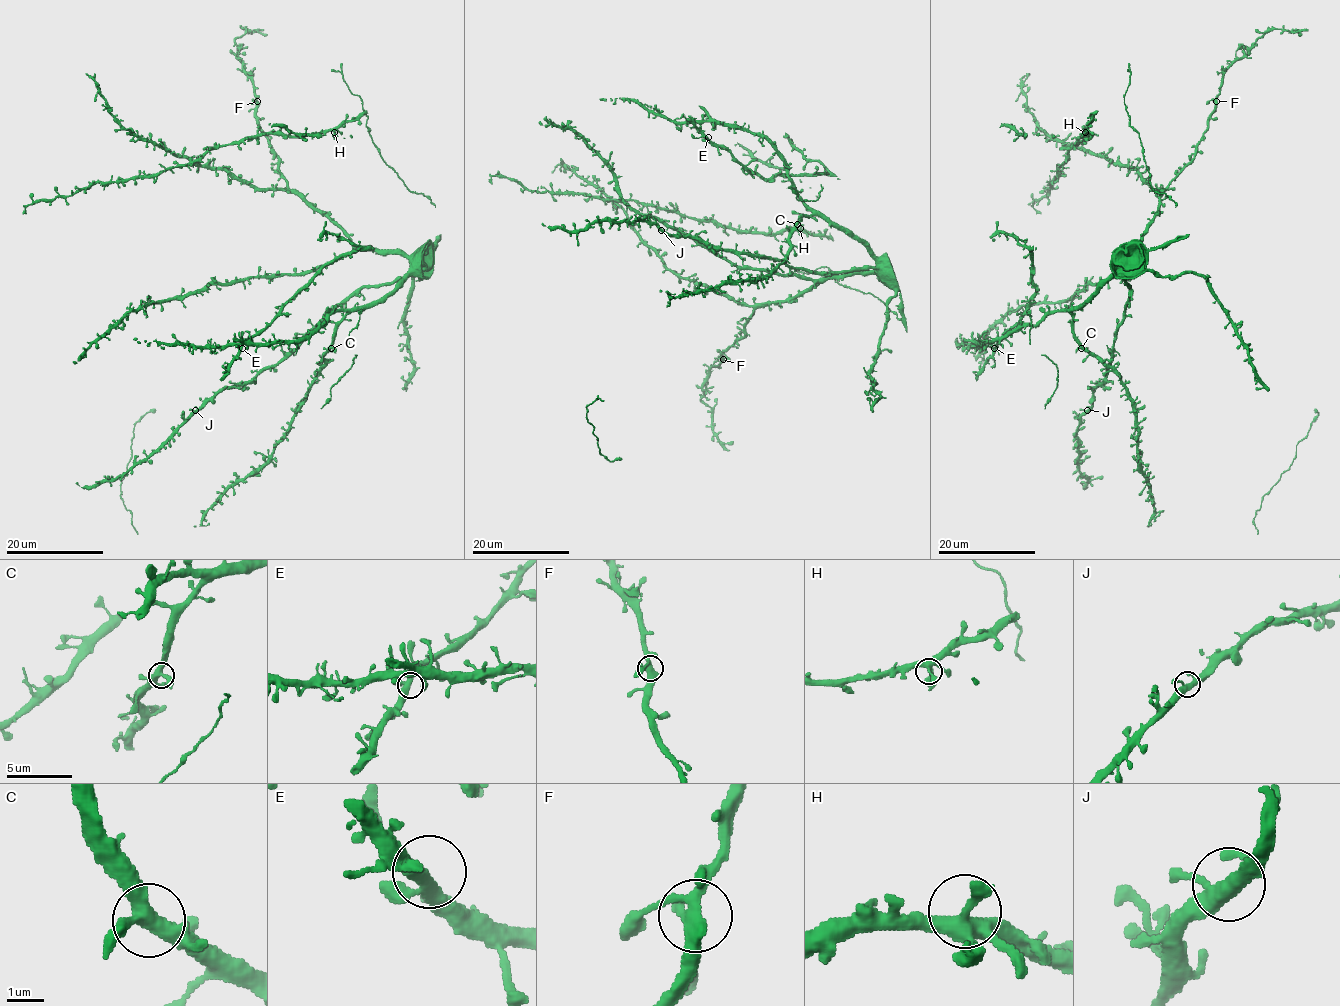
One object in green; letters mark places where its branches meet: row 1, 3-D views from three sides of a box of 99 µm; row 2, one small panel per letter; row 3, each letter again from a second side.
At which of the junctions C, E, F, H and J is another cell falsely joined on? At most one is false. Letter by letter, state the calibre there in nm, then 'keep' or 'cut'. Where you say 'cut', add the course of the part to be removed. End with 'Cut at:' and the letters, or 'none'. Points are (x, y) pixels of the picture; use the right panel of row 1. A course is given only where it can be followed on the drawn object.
C: 400 nm | keep
E: 360 nm | keep
F: 400 nm | keep
H: 320 nm | keep
J: 360 nm | keep
Cut at: none

